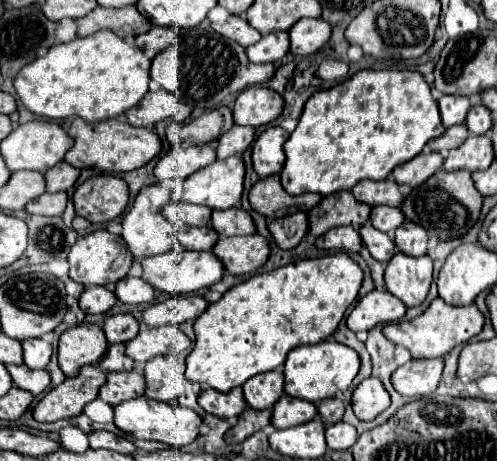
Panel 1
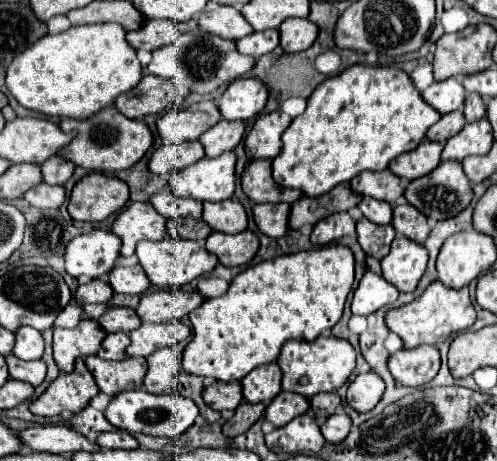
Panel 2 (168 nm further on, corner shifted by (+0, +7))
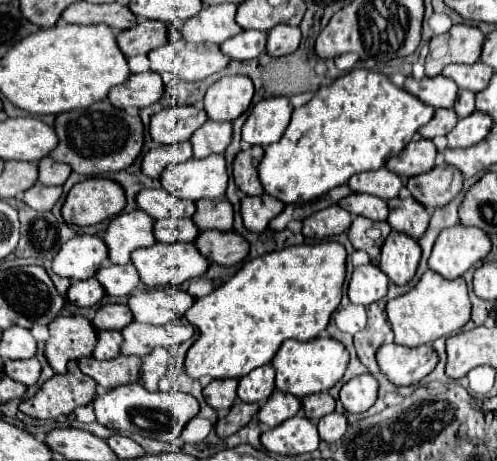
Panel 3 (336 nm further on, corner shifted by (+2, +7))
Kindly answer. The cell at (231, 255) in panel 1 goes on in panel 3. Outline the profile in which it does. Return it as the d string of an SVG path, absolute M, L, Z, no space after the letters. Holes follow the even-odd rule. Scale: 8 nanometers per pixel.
M202 231L198 235L198 251L212 263L236 265L248 255L248 241L234 231Z

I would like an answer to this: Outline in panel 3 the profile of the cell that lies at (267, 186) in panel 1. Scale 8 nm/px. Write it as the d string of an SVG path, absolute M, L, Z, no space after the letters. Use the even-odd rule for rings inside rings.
M254 145L250 149L244 149L236 155L234 165L232 165L232 175L240 191L246 195L260 195L262 193L262 183L258 179L258 161L262 159L264 149Z

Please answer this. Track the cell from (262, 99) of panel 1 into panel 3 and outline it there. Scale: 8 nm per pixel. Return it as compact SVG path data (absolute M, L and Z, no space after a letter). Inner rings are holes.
M244 75L222 77L208 87L204 97L204 111L208 119L214 121L234 121L238 119L252 101L254 85Z

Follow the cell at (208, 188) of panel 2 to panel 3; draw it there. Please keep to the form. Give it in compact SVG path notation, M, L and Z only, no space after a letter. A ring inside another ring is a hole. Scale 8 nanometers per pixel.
M210 155L206 159L190 159L186 163L168 165L162 171L160 181L174 197L190 201L222 199L228 183L226 161L222 155Z

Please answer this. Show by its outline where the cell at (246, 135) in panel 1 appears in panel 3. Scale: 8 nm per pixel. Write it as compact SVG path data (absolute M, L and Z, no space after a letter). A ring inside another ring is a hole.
M206 121L194 137L190 137L194 157L202 159L212 153L222 153L232 139L232 123L218 123L218 121Z

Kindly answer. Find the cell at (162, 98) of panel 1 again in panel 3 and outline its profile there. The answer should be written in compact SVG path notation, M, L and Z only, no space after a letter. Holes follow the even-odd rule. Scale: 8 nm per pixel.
M154 71L134 73L122 85L110 89L108 99L118 109L142 109L154 105L164 93L162 77Z

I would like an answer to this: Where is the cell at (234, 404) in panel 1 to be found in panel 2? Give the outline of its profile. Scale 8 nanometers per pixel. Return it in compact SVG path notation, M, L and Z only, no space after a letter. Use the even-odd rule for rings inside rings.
M214 381L210 387L204 389L202 399L208 407L222 411L222 409L236 409L242 403L242 385L238 381L232 383L220 383Z

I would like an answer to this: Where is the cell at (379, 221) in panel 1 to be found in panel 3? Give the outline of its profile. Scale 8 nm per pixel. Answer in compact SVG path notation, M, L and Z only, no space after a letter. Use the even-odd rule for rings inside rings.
M352 193L350 197L344 197L338 201L338 205L352 215L362 215L372 221L386 221L388 219L388 205L384 199L378 199L374 195L358 195Z

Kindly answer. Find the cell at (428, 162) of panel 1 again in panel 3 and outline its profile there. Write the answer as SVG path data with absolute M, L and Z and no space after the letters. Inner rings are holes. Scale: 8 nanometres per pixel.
M416 139L402 149L396 157L390 157L386 161L386 167L394 171L396 175L406 175L414 177L420 173L426 173L434 167L434 157L436 157L436 147L430 139Z

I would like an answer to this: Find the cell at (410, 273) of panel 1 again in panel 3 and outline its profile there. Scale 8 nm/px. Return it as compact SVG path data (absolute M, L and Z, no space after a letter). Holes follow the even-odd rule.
M392 231L390 237L386 237L380 251L380 269L390 281L396 285L406 285L414 277L418 261L420 245L416 239L398 231Z

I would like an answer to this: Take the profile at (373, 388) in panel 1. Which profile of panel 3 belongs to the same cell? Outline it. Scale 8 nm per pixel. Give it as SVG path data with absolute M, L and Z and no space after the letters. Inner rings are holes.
M370 373L350 379L340 389L340 401L346 413L364 413L368 411L378 395L378 383Z

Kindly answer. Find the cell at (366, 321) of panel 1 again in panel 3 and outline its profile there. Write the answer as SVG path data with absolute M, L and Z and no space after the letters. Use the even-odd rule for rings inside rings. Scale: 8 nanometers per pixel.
M366 263L354 269L348 283L348 297L352 303L370 305L388 293L388 277L374 263Z

